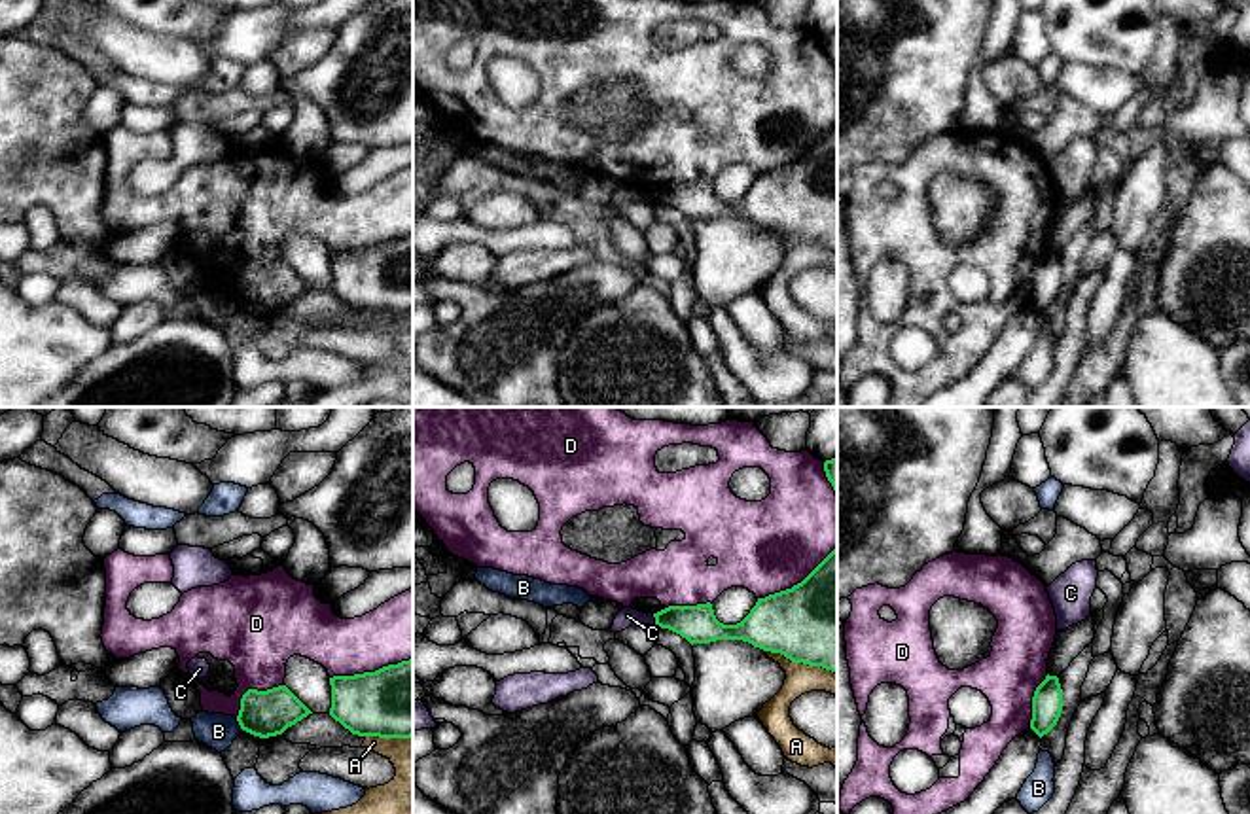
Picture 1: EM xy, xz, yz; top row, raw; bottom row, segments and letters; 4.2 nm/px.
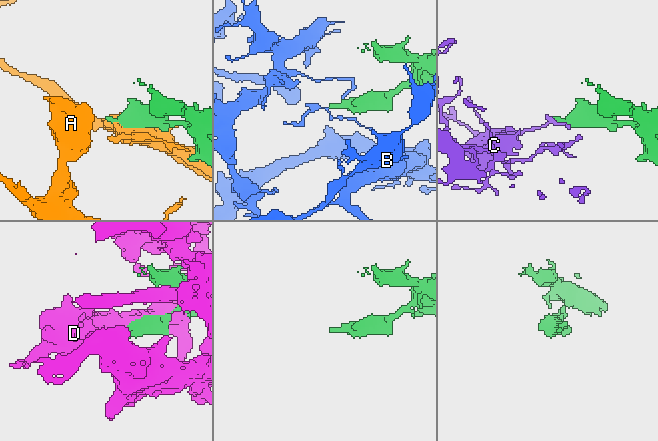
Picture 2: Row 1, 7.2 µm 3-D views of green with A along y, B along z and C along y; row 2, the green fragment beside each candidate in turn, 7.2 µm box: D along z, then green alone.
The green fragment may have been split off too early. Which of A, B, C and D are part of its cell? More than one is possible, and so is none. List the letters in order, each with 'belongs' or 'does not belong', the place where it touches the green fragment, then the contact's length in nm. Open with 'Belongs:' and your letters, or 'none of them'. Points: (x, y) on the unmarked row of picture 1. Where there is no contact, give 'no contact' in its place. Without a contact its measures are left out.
Belongs: none of them
A: does not belong | xz (802, 237) | 320 nm
B: does not belong | xy (239, 300) | 70 nm
C: does not belong | xz (656, 195) | 60 nm
D: does not belong | xy (370, 248) | 360 nm

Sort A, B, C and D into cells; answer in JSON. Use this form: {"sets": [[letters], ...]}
{"sets": [["A"], ["B"], ["C"], ["D"]]}

